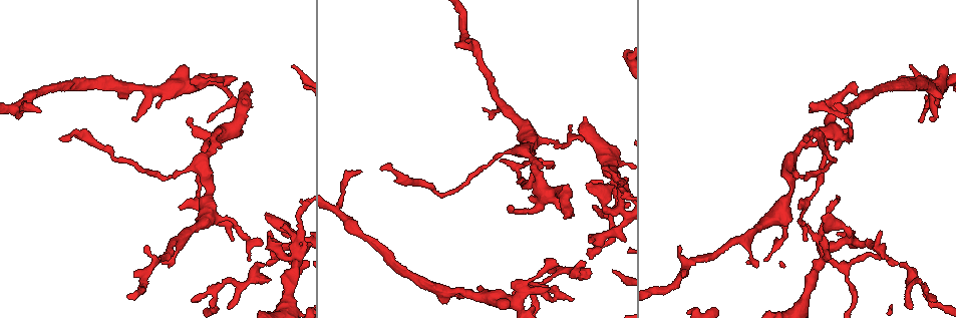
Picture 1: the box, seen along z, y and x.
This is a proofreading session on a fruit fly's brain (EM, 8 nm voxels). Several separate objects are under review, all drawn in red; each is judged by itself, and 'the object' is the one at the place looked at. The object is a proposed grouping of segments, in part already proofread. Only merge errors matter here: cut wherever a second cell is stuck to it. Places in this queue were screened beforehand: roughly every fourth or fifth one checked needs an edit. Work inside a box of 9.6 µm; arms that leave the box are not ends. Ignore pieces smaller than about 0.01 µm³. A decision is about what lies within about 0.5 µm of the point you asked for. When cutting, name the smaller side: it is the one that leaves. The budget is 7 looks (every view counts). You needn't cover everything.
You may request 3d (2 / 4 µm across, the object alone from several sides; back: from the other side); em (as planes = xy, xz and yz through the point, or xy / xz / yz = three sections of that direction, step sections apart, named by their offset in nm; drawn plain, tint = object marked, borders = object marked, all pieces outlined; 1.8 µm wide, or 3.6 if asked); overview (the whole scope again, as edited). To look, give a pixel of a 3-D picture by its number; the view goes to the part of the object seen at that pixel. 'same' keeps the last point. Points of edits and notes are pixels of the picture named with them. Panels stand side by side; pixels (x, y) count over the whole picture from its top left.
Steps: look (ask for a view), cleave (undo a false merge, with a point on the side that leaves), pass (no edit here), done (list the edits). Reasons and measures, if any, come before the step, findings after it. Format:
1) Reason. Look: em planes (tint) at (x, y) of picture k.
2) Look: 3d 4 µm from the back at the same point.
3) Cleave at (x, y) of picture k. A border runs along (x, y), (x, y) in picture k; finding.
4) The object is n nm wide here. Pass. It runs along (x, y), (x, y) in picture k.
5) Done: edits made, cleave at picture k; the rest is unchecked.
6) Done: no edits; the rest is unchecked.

Abrupt turn. Look: em planes (plain) at (205, 83) of picture 1.

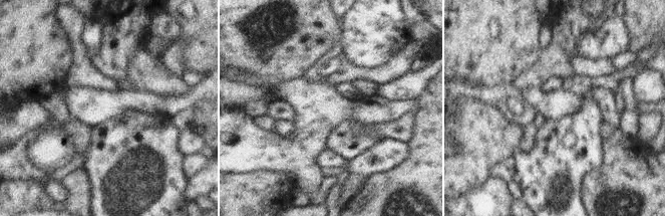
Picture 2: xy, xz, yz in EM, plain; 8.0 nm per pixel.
Look: em planes (borders) at the same point.

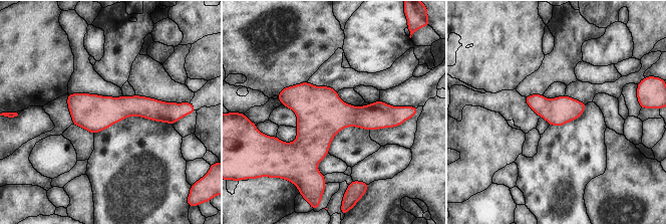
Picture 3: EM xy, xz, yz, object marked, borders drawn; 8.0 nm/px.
Pass. It runs along (69, 96), (83, 107), (170, 107) in picture 3; all the same cell.

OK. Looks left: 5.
Thick turns thin. Look: em yz step 8 (tint) at (244, 283) of picture 1.

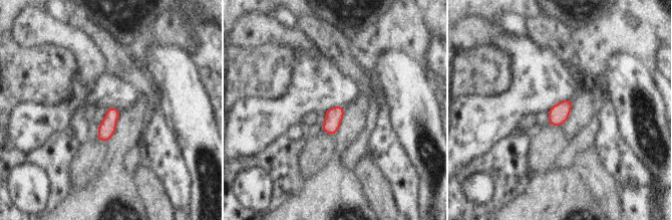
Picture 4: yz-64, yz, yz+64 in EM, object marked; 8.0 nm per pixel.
Pass. One cell here.

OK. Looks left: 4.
Thick turns thin. Look: em planes (plain) at (821, 259) of picture 1.

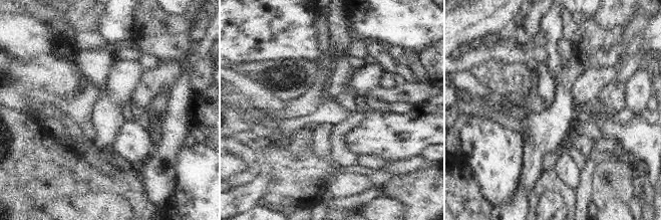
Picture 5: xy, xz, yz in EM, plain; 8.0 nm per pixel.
With the object marked. Look: em planes (tint) at the same point.

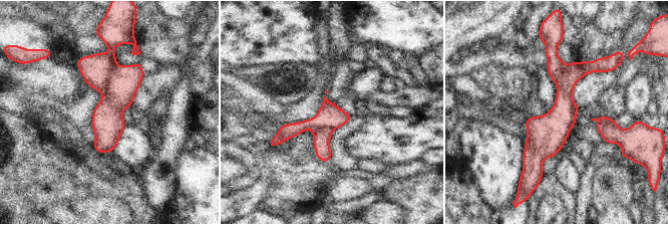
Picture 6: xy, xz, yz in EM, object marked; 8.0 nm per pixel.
The object is 220 nm wide here. Cleave at (556, 68) of picture 6. Two cells meet here.

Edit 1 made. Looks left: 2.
Done: edits made, cleave at picture 6; the rest is unchecked.

